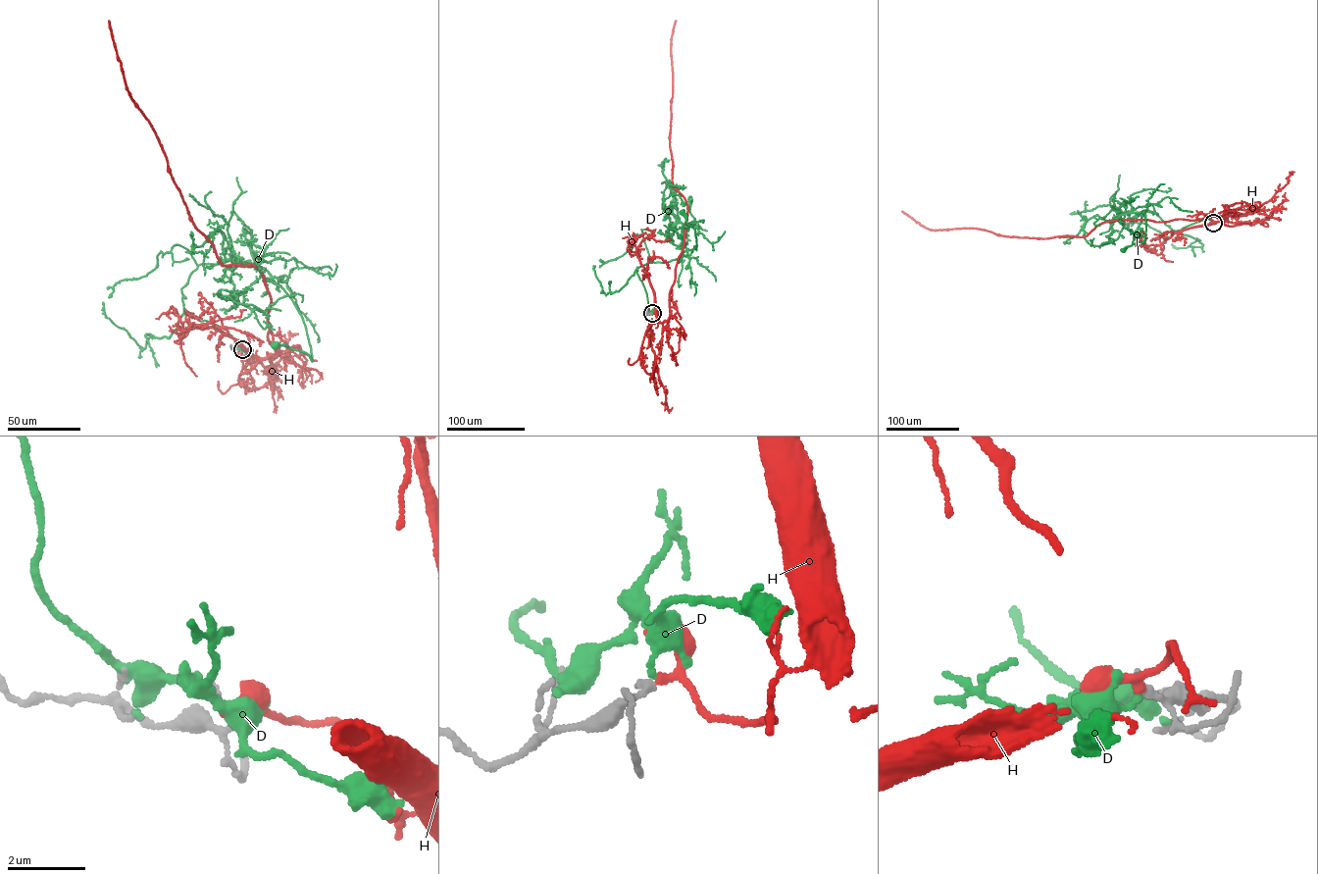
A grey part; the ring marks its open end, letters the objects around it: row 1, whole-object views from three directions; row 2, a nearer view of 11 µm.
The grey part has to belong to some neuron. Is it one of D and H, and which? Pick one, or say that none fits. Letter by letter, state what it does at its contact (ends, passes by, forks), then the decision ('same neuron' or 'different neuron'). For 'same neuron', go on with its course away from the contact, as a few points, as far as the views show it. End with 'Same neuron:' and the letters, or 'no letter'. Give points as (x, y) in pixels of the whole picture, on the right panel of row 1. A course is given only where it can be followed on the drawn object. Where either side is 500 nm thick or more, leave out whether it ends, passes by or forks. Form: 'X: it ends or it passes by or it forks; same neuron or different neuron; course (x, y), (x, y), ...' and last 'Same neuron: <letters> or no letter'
D: it ends; different neuron
H: it passes by; same neuron; course (1213, 222), (1222, 218), (1119, 220), (1099, 224), (1084, 236), (1039, 238), (974, 229), (932, 230), (902, 211)
Same neuron: H

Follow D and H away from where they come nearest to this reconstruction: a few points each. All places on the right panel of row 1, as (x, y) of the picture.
D: (1213, 222), (1205, 219), (1174, 231), (1146, 204), (1142, 211), (1144, 241), (1123, 250)
H: (1213, 222), (1222, 218), (1119, 220), (1099, 224), (1084, 236), (1039, 238), (974, 229), (932, 230), (902, 211)

